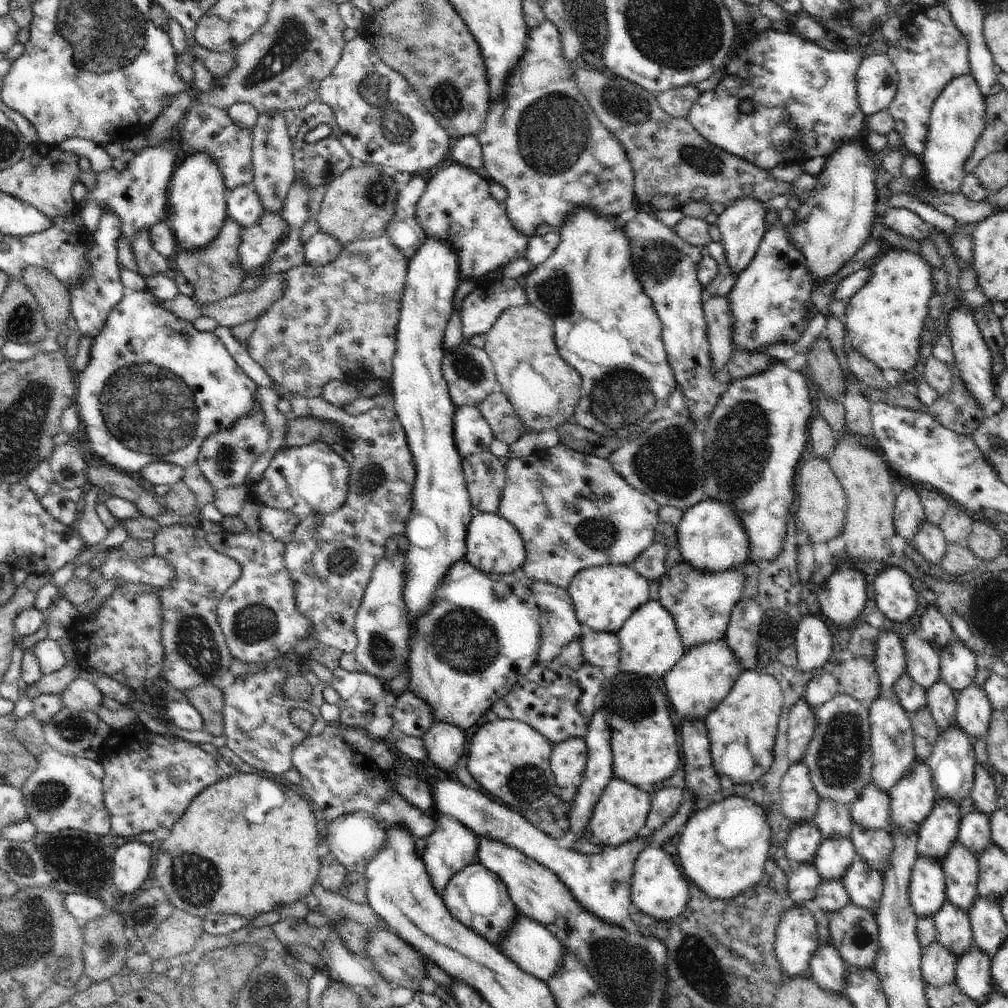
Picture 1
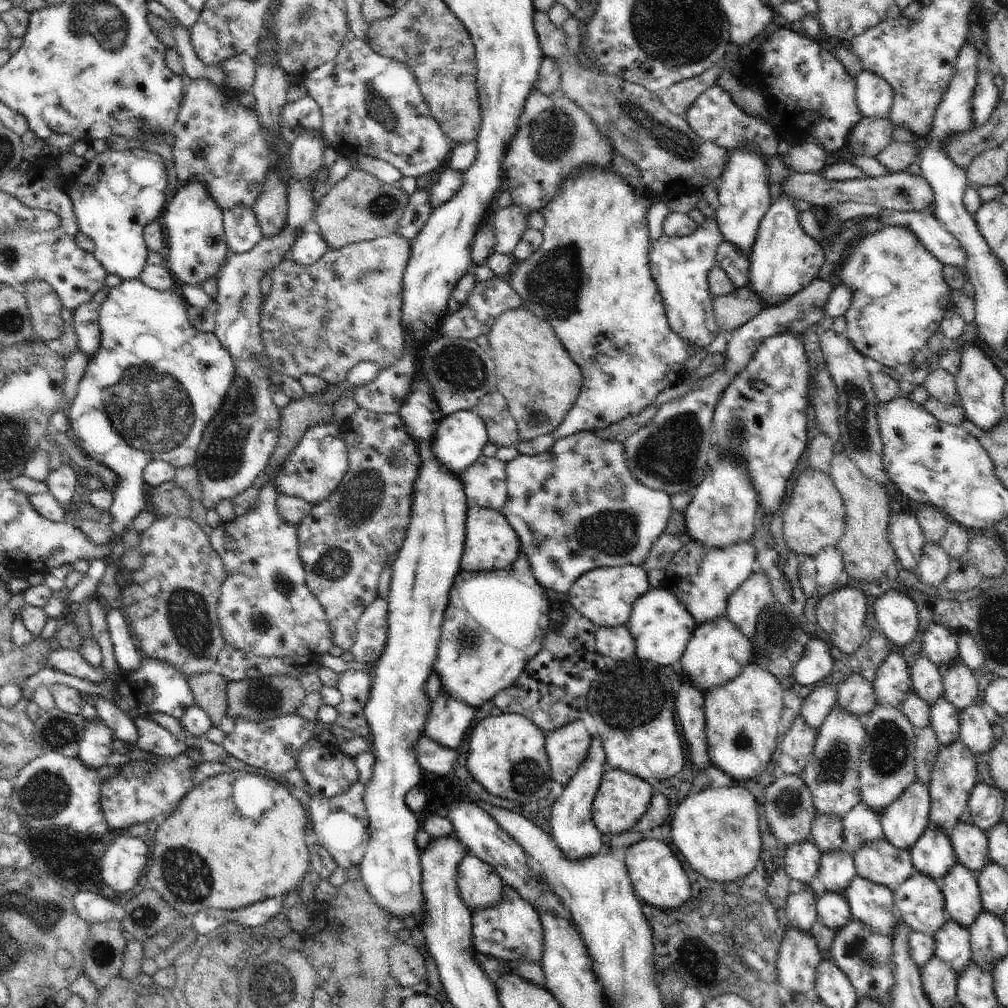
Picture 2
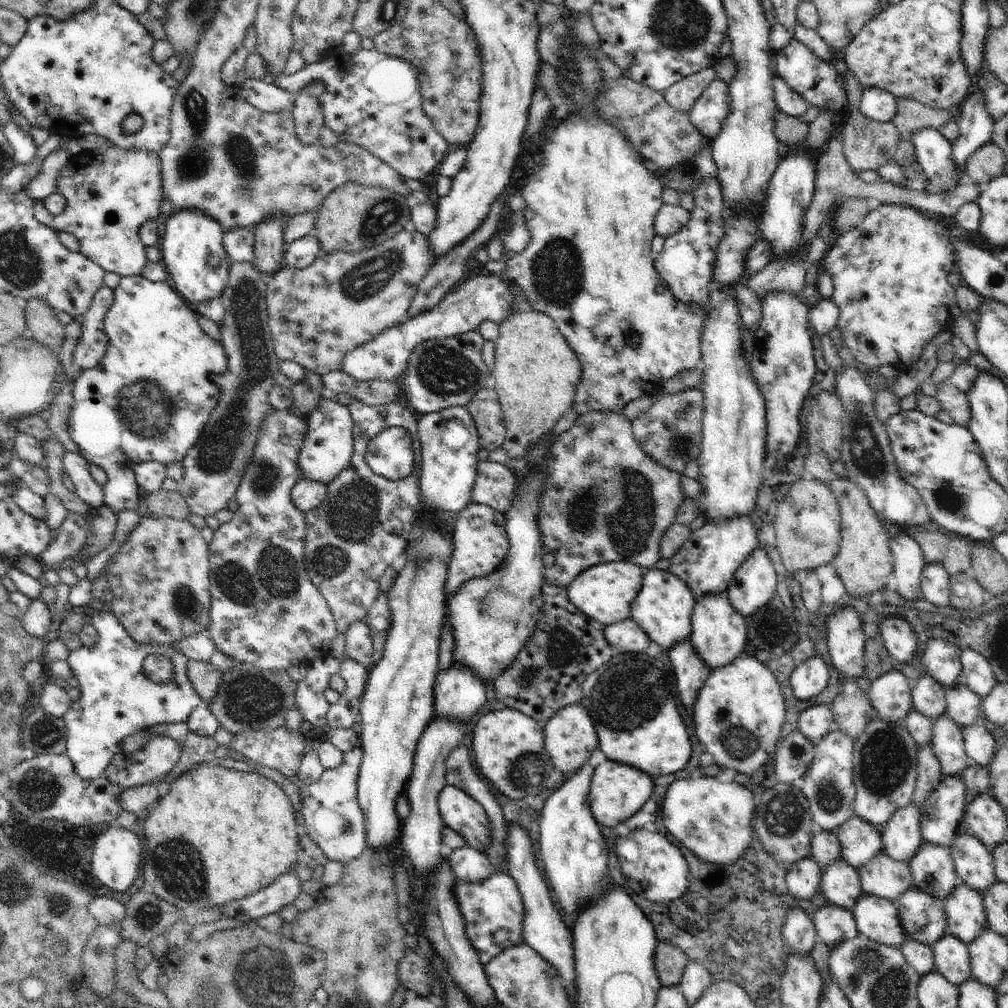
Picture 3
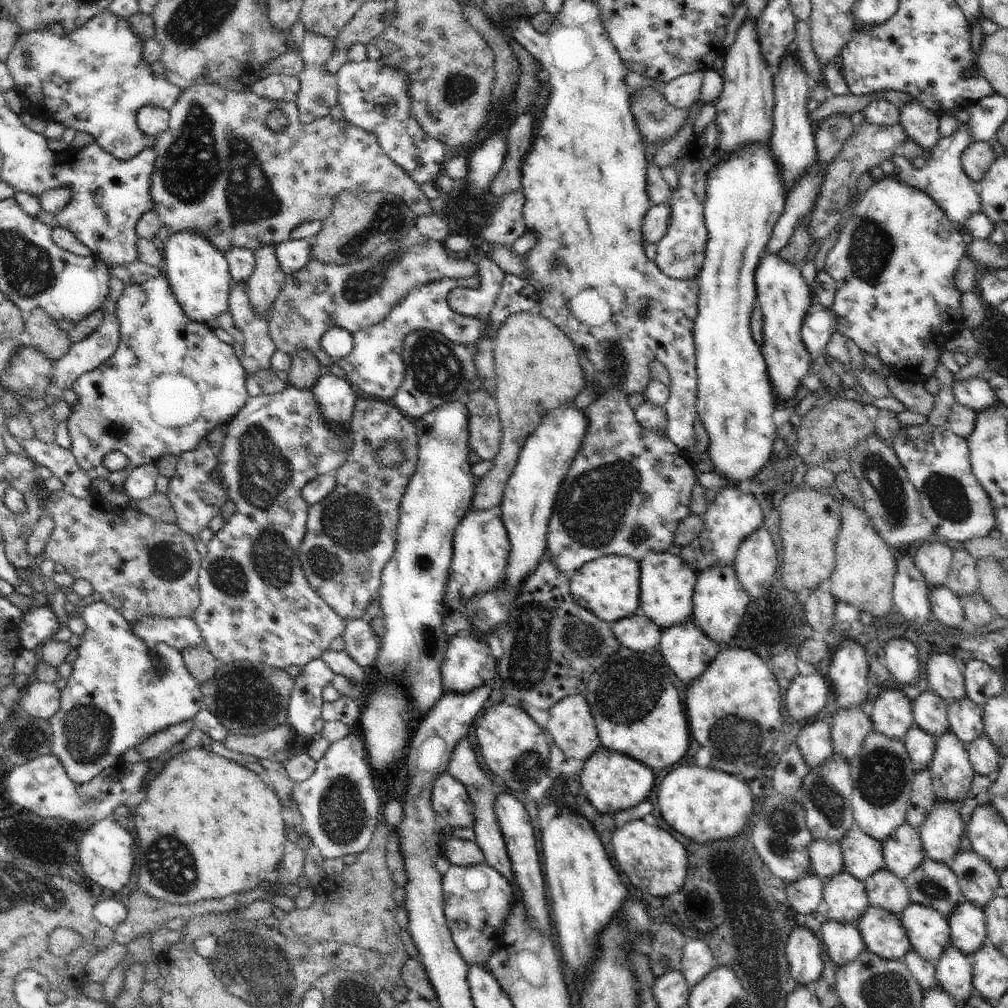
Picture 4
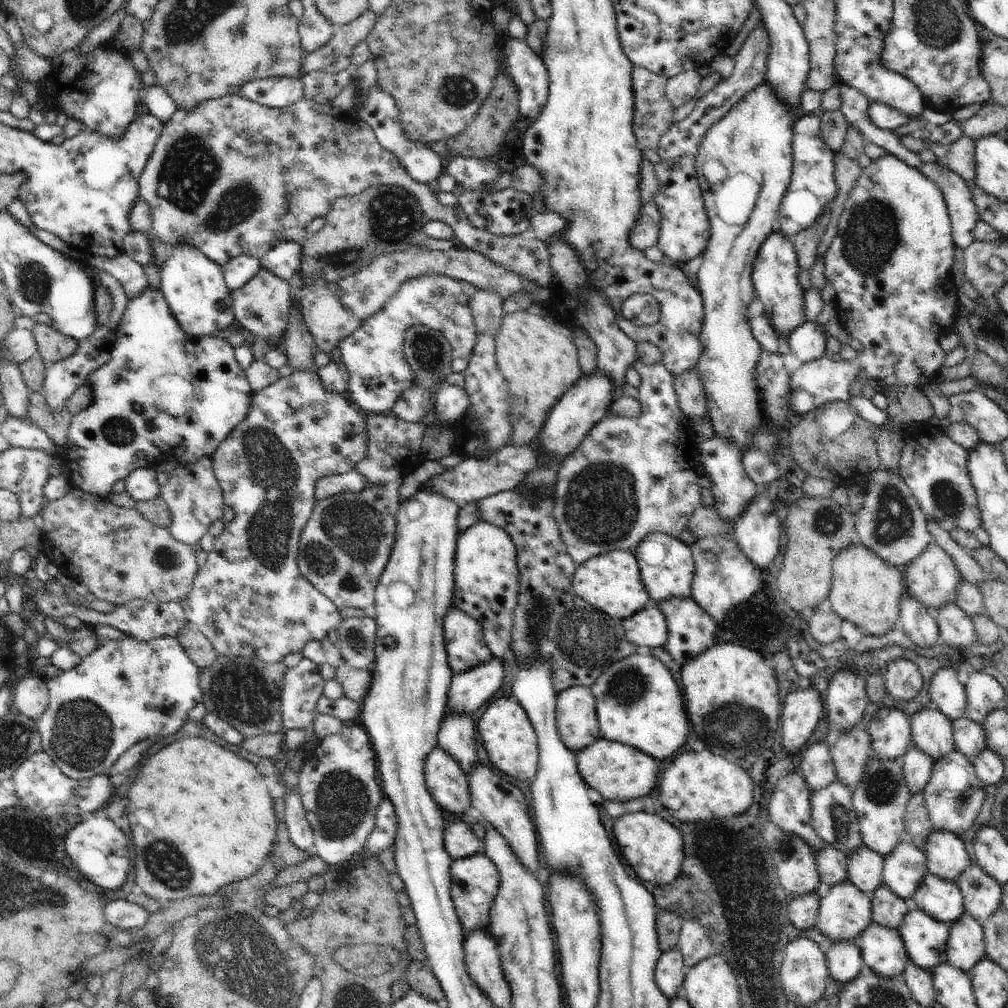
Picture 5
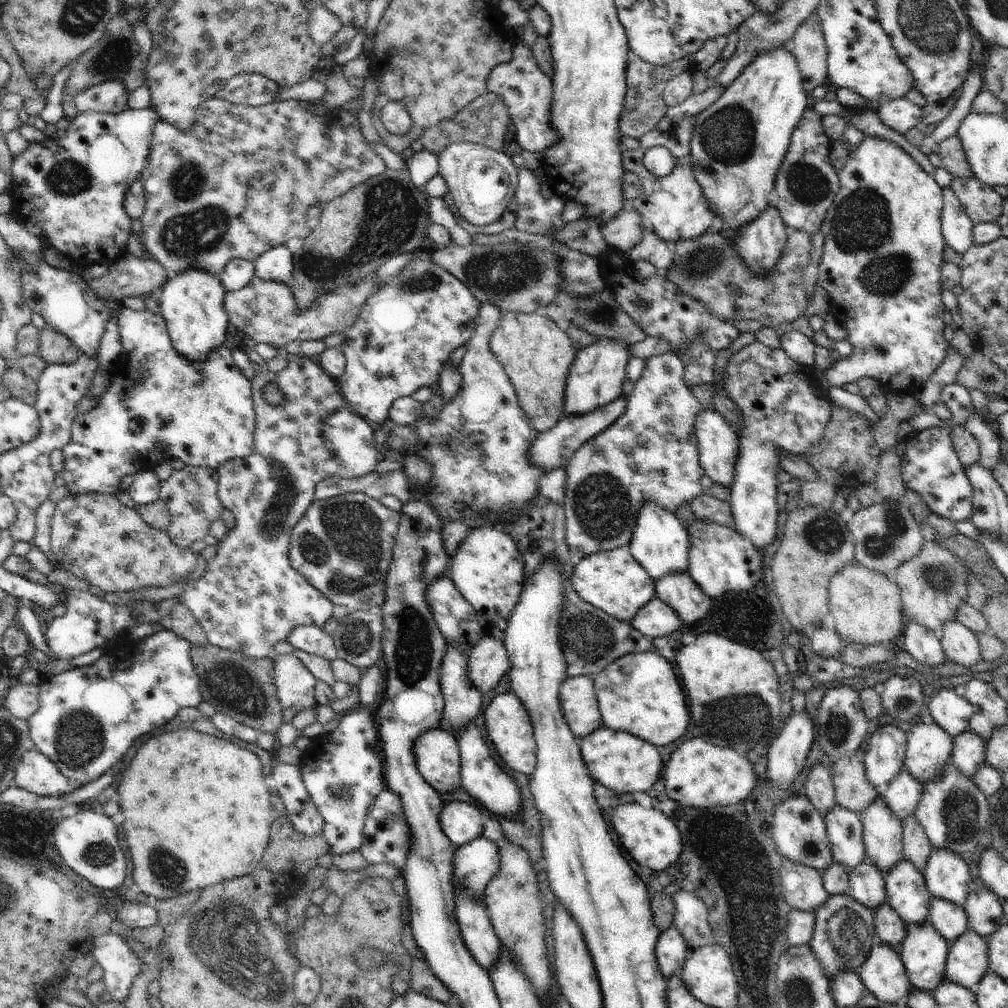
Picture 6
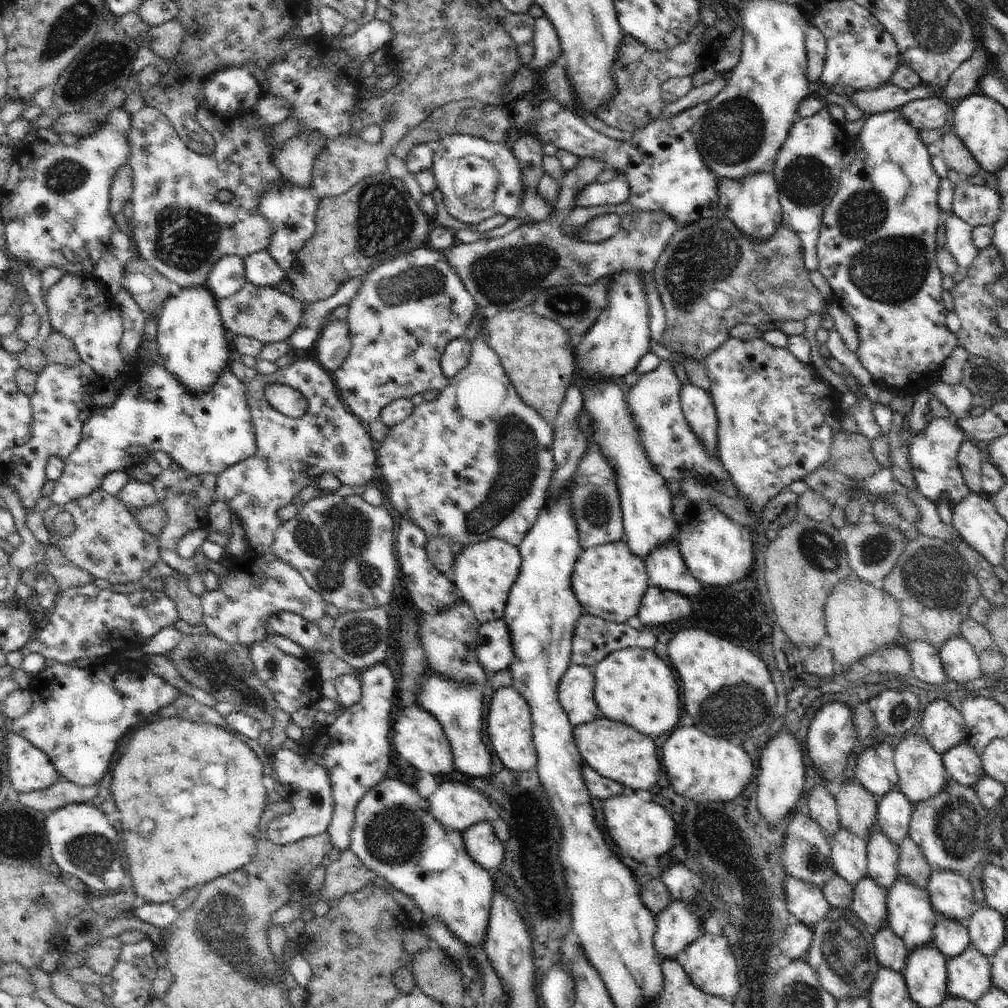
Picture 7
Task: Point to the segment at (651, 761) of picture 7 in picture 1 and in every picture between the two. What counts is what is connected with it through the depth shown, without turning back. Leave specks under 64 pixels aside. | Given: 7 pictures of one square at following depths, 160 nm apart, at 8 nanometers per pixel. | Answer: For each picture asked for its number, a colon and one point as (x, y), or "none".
1: (622, 811)
2: (620, 802)
3: (617, 791)
4: (613, 782)
5: (620, 773)
6: (624, 763)

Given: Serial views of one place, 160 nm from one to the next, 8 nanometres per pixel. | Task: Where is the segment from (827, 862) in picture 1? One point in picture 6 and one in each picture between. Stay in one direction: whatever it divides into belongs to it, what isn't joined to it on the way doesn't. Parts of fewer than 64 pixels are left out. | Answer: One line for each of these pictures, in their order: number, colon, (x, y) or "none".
2: (837, 869)
3: (841, 886)
4: (846, 896)
5: (844, 913)
6: (844, 933)

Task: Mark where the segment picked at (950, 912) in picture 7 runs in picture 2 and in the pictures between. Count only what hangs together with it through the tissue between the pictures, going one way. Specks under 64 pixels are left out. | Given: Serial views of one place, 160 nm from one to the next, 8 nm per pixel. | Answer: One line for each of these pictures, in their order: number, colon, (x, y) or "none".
2: (954, 775)
3: (941, 815)
4: (941, 833)
5: (947, 858)
6: (947, 875)

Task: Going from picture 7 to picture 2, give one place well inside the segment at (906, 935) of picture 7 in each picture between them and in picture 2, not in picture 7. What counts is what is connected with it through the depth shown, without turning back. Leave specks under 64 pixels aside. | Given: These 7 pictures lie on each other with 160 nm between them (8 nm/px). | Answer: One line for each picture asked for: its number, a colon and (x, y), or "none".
2: (906, 819)
3: (901, 837)
4: (903, 851)
5: (904, 869)
6: (906, 890)

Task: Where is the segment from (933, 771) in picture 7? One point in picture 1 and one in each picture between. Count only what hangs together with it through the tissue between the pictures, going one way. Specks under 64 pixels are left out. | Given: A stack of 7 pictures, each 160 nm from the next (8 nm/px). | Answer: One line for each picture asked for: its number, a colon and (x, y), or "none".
1: (922, 660)
2: (927, 678)
3: (928, 697)
4: (930, 712)
5: (931, 731)
6: (929, 747)

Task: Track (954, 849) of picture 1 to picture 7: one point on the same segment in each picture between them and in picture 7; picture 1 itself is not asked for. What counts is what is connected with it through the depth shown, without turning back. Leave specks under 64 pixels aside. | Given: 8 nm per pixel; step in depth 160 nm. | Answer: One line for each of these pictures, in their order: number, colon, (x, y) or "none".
2: (963, 904)
3: (966, 919)
4: (967, 923)
5: (966, 946)
6: (967, 962)
7: (969, 974)

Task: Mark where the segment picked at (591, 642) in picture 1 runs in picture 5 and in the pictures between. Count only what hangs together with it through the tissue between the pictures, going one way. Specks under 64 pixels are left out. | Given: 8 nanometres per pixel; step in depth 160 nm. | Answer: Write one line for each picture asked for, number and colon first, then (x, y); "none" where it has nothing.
2: (617, 643)
3: (626, 636)
4: (636, 632)
5: (648, 627)

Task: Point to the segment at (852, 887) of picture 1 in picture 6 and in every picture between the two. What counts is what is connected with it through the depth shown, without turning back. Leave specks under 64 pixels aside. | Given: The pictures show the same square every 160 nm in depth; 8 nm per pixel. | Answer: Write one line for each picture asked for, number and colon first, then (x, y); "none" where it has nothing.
2: (872, 904)
3: (877, 919)
4: (883, 934)
5: (883, 950)
6: (884, 975)

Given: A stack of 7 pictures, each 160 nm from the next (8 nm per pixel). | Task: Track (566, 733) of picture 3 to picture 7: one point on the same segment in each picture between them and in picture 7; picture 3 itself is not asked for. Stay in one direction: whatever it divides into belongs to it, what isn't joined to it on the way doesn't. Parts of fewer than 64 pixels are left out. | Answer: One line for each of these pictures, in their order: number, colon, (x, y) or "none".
4: (570, 725)
5: (576, 714)
6: (580, 708)
7: (575, 691)

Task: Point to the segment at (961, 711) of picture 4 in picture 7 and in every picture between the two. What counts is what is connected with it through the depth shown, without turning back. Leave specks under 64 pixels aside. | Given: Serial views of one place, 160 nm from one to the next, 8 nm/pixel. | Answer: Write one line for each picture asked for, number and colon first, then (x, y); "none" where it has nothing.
5: (969, 737)
6: (968, 752)
7: (963, 764)

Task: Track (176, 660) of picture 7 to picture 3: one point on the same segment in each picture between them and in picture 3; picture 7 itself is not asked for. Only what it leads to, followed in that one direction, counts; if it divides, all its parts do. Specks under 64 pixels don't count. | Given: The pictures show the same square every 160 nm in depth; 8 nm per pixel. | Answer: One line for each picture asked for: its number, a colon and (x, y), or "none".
3: (249, 698)
4: (248, 698)
5: (245, 693)
6: (243, 688)

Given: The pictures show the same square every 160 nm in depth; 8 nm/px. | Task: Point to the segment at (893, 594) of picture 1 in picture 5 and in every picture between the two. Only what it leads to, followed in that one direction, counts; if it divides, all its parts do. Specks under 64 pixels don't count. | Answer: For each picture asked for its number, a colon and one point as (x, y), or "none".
2: (896, 614)
3: (898, 638)
4: (900, 656)
5: (903, 681)

